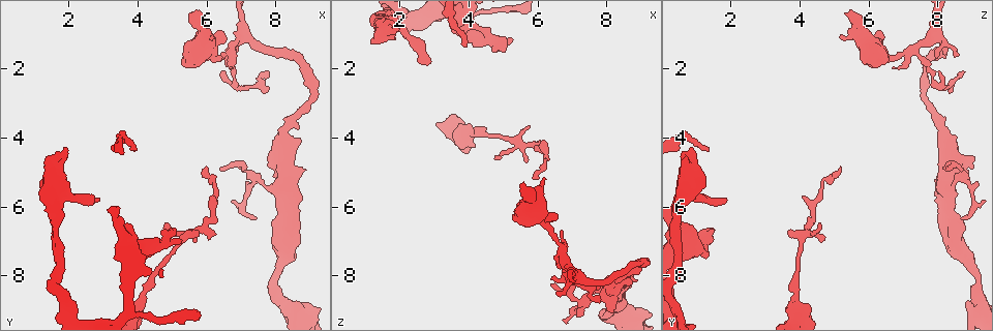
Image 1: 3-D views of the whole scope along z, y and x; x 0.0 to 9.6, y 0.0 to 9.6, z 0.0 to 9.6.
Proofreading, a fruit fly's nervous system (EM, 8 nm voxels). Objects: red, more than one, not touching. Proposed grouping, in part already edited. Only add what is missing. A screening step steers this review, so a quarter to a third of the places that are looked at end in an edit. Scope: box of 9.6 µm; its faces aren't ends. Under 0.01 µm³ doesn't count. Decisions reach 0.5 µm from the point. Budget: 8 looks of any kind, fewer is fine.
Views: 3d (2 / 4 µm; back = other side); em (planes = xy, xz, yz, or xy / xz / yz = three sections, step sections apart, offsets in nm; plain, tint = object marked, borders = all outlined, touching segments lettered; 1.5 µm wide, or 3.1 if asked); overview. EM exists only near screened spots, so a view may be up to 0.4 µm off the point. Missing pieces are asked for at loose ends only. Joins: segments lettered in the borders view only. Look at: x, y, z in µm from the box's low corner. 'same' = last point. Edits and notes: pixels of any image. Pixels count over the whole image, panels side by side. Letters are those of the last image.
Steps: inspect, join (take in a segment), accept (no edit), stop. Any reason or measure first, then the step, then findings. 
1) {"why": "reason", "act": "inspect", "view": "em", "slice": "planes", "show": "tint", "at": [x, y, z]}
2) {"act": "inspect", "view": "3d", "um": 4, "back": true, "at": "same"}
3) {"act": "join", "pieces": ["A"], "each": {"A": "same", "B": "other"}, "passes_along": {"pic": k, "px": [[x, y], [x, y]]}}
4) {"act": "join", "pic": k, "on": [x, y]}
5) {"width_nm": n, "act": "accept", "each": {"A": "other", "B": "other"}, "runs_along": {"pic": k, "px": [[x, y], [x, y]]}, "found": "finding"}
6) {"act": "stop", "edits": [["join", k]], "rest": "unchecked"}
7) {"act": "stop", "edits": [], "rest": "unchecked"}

{"why": "tapers out", "act": "inspect", "view": "em", "slice": "xy", "step": 8, "show": "borders", "at": [5.95, 4.90, 5.15]}

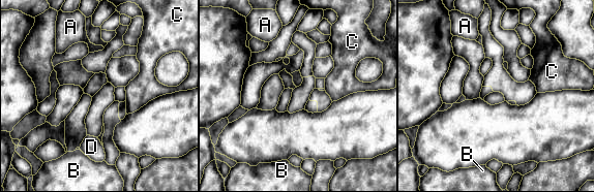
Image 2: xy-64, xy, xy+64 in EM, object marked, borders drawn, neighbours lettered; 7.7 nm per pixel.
{"act": "inspect", "view": "em", "slice": "planes", "show": "borders", "at": "same"}

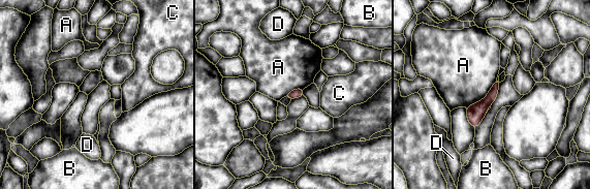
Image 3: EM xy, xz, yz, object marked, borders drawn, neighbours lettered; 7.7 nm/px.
{"act": "accept", "each": {"A": "other", "B": "other", "C": "other", "D": "other"}, "found": "no lettered segment goes on from it"}

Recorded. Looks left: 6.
{"why": "an open end", "act": "inspect", "view": "em", "slice": "xz", "step": 8, "show": "borders", "at": [6.25, 1.05, 5.25]}

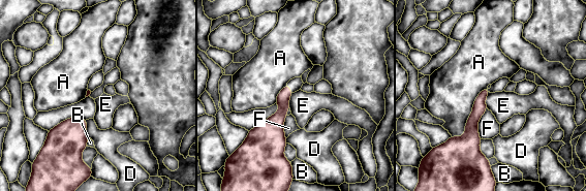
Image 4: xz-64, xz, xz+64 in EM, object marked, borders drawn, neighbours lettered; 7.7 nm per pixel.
{"act": "accept", "each": {"A": "other", "B": "other", "D": "other", "E": "other", "F": "other"}, "border": {"pic": 4, "px": [[489, 92], [485, 100], [487, 108]]}, "found": "none of them fits"}

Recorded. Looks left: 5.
{"why": "an open end", "act": "inspect", "view": "em", "slice": "xz", "step": 8, "show": "borders", "at": [7.75, 4.45, 8.60]}

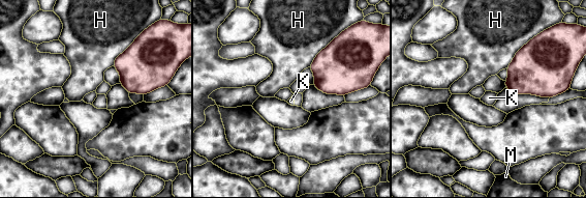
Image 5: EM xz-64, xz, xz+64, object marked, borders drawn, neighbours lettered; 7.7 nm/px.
{"why": "cut it another way", "act": "inspect", "view": "em", "slice": "planes", "show": "borders", "at": "same"}

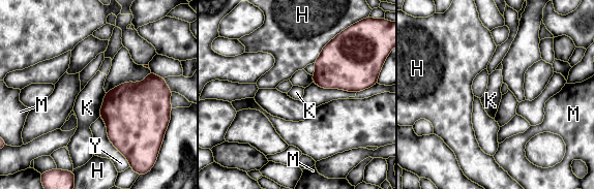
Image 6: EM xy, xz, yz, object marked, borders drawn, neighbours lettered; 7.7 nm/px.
{"width_nm": 220, "act": "accept", "each": {"H": "other", "K": "other", "M": "other", "Y": "other"}, "border": {"pic": 6, "px": [[106, 93], [98, 116]]}, "found": "none of them fits"}

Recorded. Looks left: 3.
{"why": "free end", "act": "inspect", "view": "em", "slice": "xz", "step": 4, "show": "borders", "at": [2.90, 5.85, 1.85]}

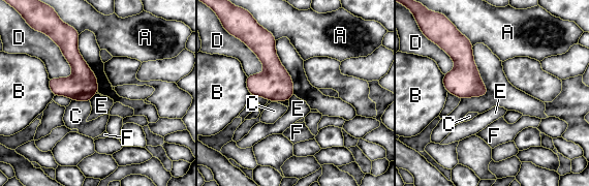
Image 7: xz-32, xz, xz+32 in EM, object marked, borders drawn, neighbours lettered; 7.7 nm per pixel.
{"why": "cut it another way", "act": "inspect", "view": "em", "slice": "planes", "show": "borders", "at": "same"}

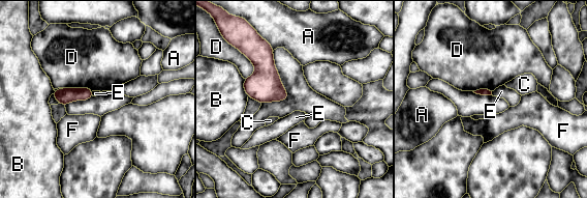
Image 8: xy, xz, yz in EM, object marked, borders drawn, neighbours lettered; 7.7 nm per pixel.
{"act": "accept", "each": {"A": "other", "B": "other", "C": "other", "D": "other", "E": "other", "F": "other"}, "border": {"pic": 8, "px": [[491, 91], [492, 94]]}, "found": "no lettered segment goes on from it"}

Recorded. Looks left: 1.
{"act": "stop", "edits": [], "rest": "unchecked"}

